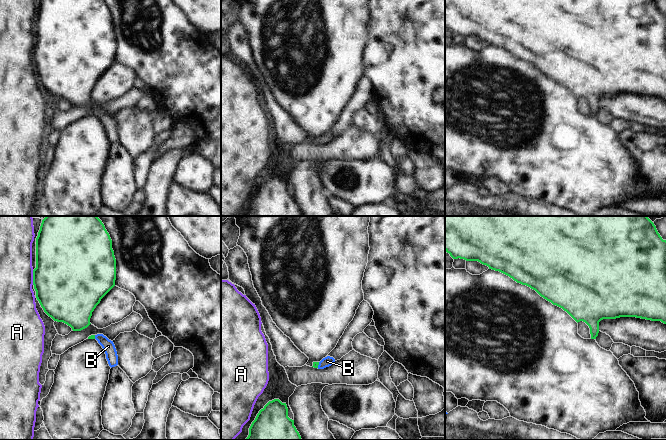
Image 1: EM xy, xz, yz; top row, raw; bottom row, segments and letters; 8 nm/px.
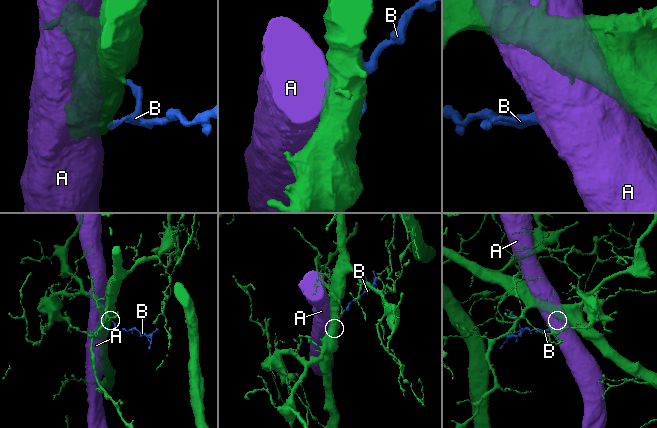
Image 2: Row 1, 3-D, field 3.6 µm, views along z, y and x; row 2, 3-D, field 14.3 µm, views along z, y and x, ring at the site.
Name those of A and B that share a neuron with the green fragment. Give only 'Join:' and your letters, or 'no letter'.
Join: B

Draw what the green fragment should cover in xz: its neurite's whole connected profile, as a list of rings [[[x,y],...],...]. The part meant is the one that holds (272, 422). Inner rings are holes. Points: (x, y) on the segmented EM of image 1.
[[[274,399],[259,411],[249,428],[249,435],[246,440],[302,439],[294,426],[294,420],[288,417],[286,403]]]

